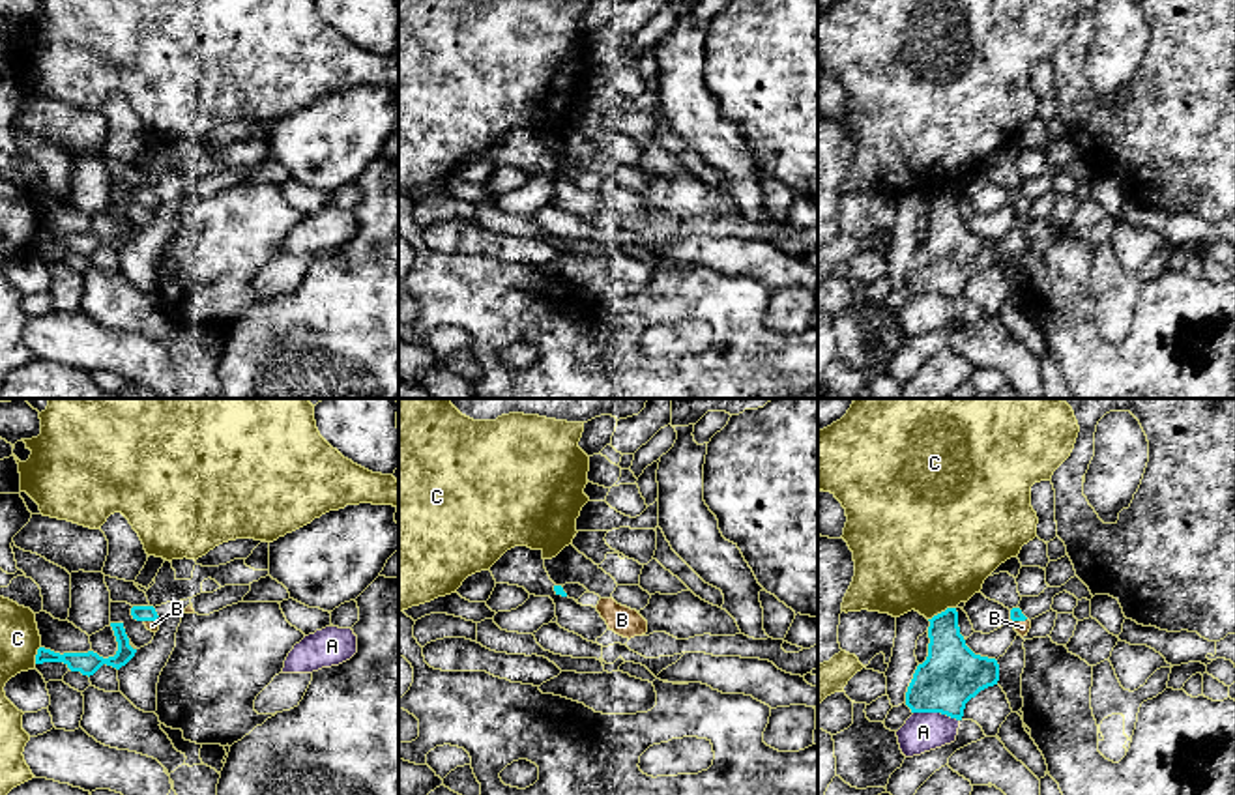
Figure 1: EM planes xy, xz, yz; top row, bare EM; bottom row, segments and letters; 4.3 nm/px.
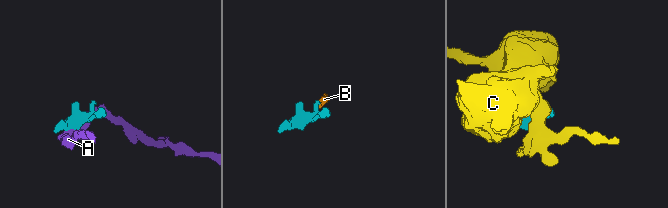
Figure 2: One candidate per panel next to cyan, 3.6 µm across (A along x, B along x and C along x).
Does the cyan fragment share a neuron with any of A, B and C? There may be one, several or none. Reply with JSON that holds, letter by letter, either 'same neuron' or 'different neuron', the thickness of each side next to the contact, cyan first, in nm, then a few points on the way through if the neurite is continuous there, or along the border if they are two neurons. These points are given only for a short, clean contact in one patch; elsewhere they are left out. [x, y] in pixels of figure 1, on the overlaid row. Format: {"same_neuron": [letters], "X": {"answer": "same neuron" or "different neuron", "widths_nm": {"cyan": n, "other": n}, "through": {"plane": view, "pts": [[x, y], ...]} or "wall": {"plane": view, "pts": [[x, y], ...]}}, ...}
{"same_neuron": ["B"], "A": {"answer": "different neuron", "widths_nm": {"cyan": 260, "other": 170}, "wall": {"plane": "yz", "pts": [[914, 711], [940, 711], [958, 721]]}}, "B": {"answer": "same neuron", "widths_nm": {"cyan": 60, "other": 50}, "through": {"plane": "xy", "pts": [[139, 612], [150, 620], [152, 625]]}}, "C": {"answer": "different neuron", "widths_nm": {"cyan": 240, "other": 480}}}

